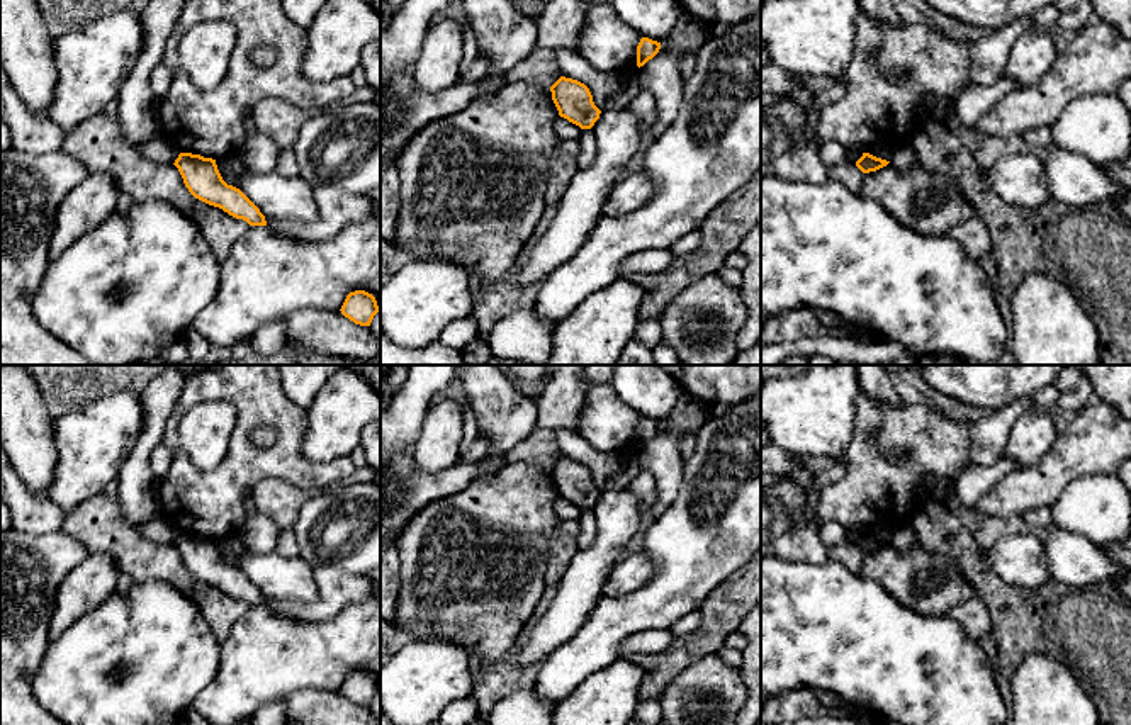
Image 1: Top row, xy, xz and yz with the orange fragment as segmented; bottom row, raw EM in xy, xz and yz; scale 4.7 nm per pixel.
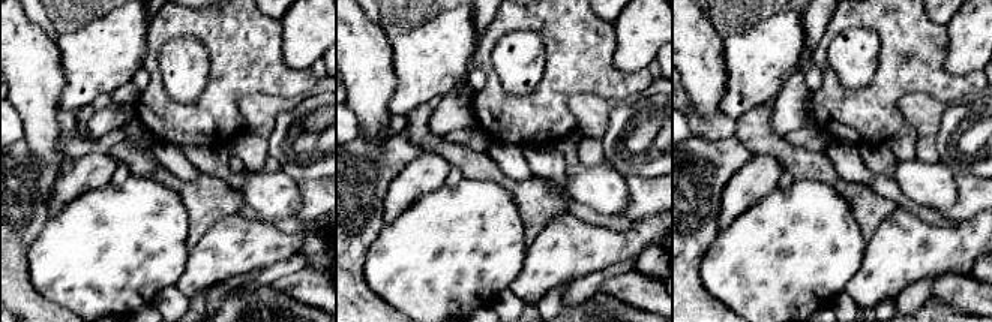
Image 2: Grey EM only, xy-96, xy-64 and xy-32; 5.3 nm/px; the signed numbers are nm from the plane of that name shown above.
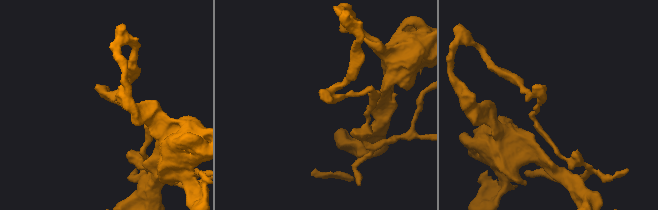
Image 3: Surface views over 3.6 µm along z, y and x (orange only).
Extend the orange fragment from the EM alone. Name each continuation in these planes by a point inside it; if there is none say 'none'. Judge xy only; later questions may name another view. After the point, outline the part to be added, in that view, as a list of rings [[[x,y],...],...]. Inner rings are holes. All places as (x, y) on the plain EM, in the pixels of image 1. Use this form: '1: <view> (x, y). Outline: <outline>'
none

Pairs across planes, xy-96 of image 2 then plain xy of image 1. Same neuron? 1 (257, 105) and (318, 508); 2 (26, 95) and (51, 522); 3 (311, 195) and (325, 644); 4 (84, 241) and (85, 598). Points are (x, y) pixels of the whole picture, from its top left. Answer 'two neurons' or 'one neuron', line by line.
1: two neurons
2: two neurons
3: two neurons
4: two neurons

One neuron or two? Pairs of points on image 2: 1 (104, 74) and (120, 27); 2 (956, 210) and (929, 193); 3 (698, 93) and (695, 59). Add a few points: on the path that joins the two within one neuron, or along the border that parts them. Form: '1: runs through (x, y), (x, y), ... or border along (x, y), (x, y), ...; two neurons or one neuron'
1: runs through (104, 62), (104, 56), (119, 39); one neuron
2: border along (955, 172), (958, 184), (956, 201), (938, 211); two neurons
3: runs through (698, 84), (698, 68); one neuron

